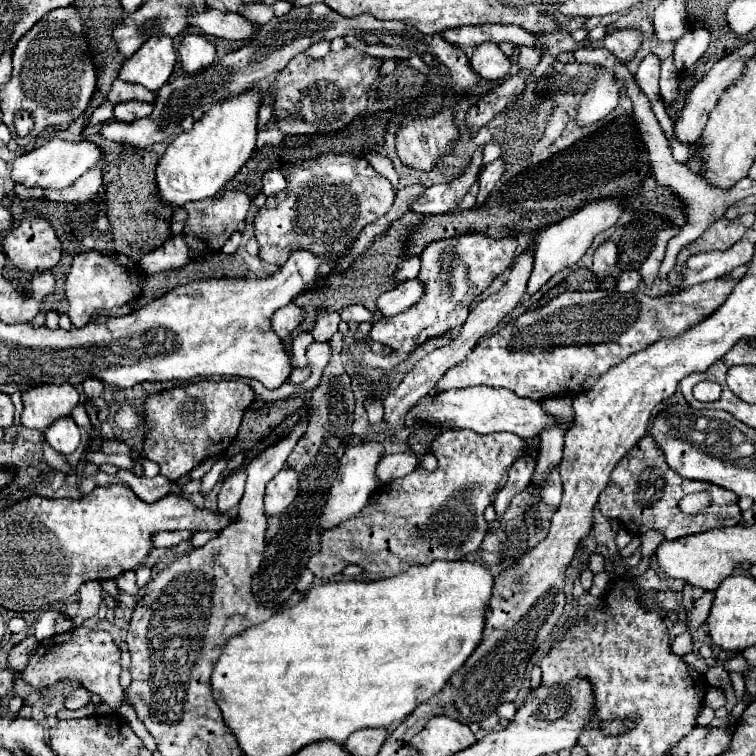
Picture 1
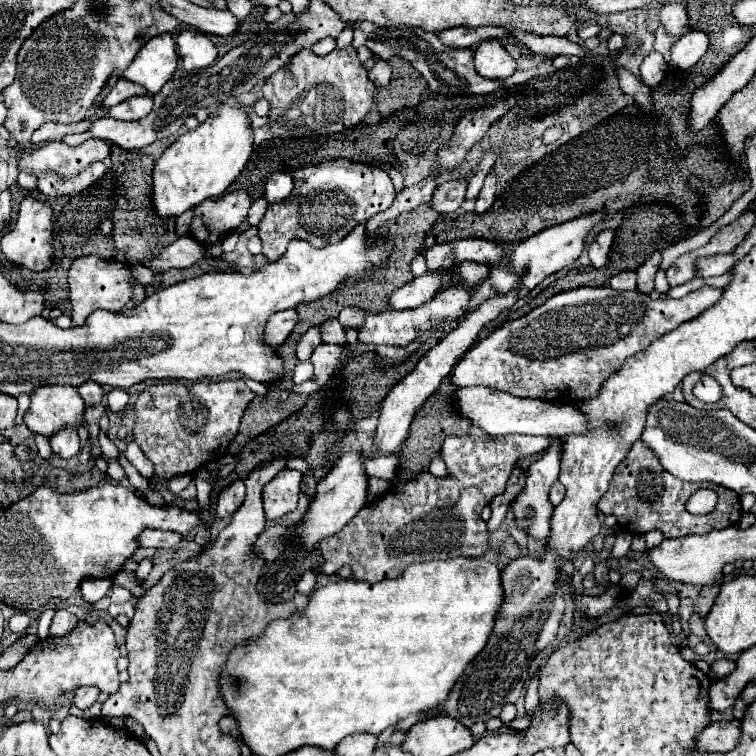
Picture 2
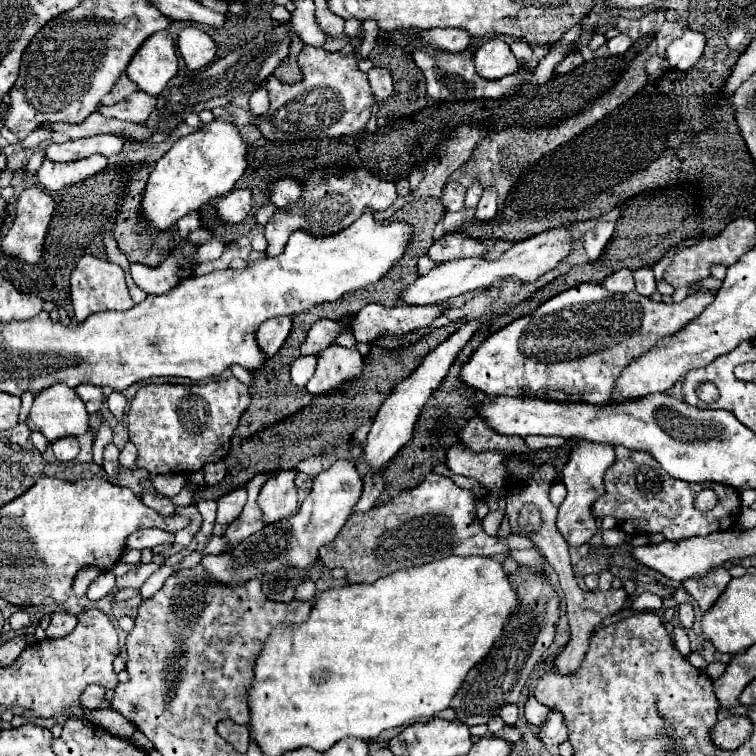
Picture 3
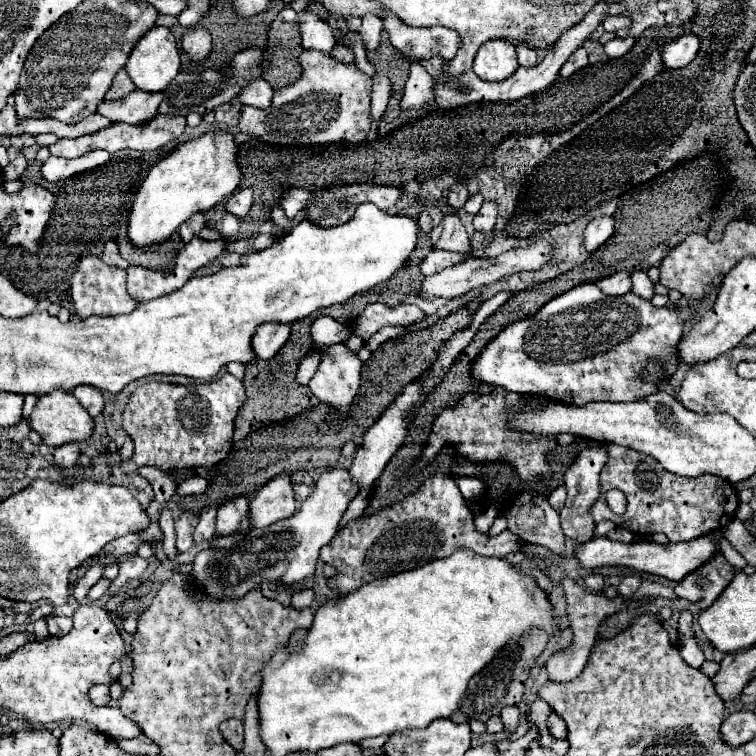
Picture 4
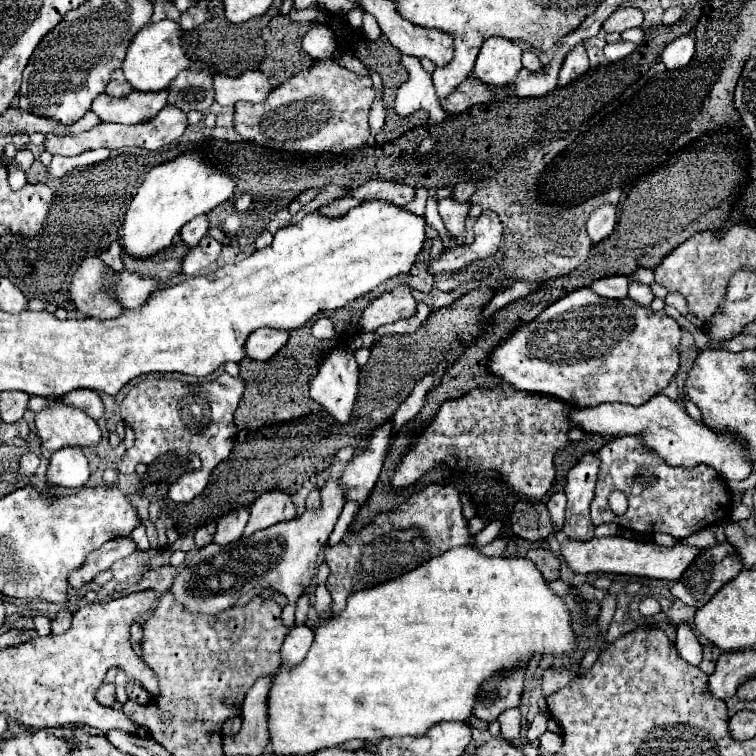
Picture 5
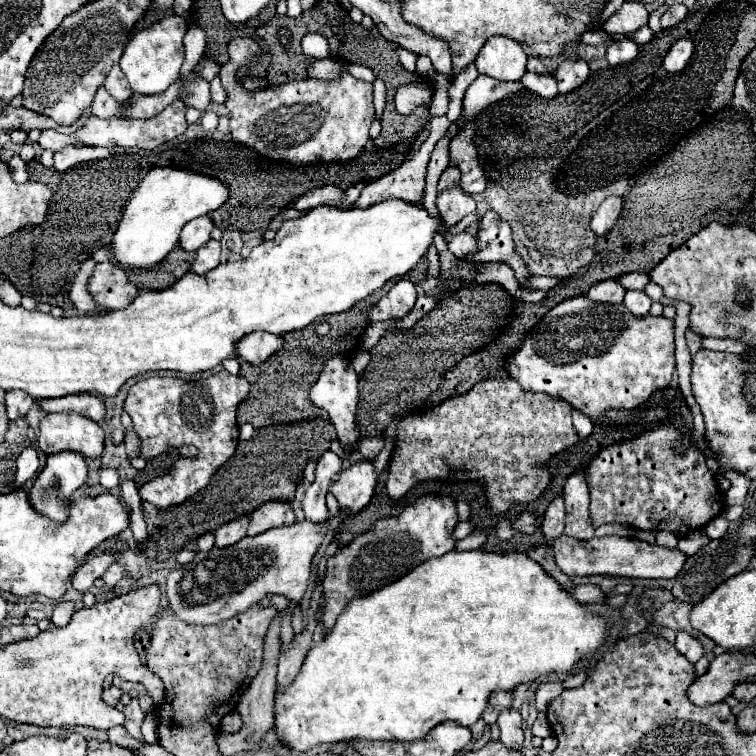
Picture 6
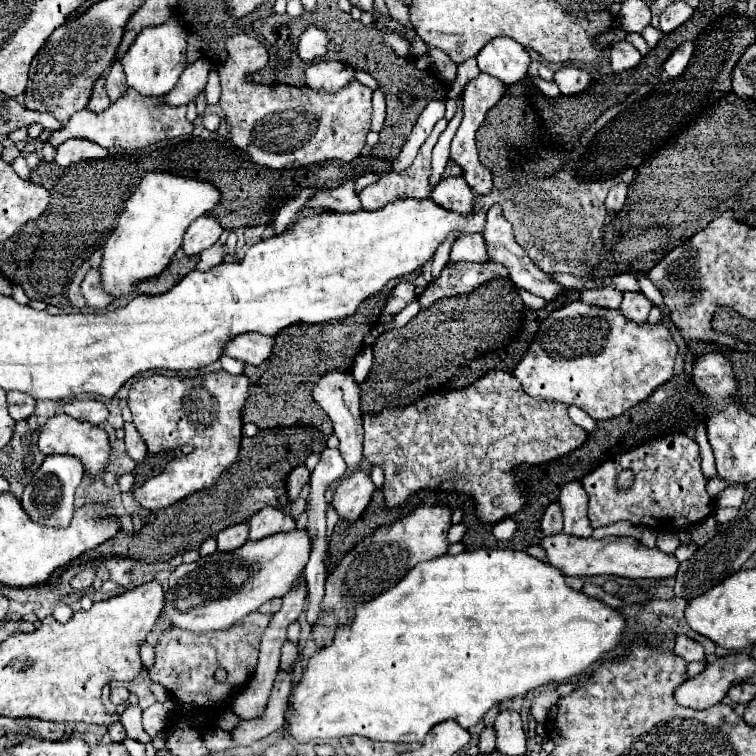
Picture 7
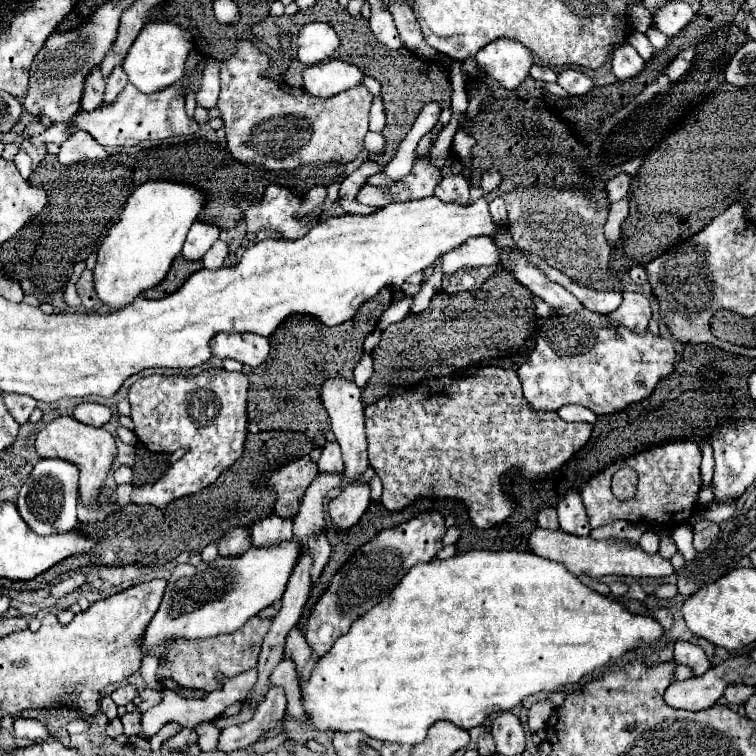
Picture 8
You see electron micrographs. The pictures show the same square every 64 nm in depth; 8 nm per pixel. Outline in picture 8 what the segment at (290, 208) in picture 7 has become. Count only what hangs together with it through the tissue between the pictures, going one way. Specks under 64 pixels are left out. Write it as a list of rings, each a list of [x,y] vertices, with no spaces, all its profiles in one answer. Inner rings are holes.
[[[314,186],[314,188],[310,188],[310,190],[302,196],[302,206],[300,210],[298,210],[298,216],[301,218],[310,212],[312,208],[324,204],[326,196],[328,196],[328,186]]]

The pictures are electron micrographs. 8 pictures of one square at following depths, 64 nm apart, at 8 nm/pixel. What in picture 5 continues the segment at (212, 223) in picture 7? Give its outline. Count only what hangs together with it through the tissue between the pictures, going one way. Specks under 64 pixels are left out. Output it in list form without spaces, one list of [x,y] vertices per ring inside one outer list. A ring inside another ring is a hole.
[[[196,216],[194,220],[190,220],[188,224],[184,224],[184,228],[180,230],[180,238],[184,240],[184,244],[188,248],[194,248],[208,232],[210,224],[208,224],[208,218],[206,216]]]

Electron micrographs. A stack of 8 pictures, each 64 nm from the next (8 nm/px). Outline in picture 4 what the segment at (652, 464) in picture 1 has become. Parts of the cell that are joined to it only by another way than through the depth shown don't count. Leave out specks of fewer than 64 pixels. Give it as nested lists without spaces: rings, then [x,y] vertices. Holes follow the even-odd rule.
[[[606,444],[606,452],[608,462],[600,472],[600,498],[592,506],[592,518],[596,524],[602,520],[612,520],[616,526],[630,532],[662,532],[670,538],[670,542],[684,542],[700,538],[718,528],[722,530],[734,518],[738,494],[726,480],[720,480],[718,476],[698,476],[696,480],[672,476],[672,472],[664,472],[664,468],[660,468],[652,456],[632,448],[622,448],[620,444]],[[612,488],[622,490],[628,498],[628,510],[624,516],[616,516],[612,510],[608,510],[604,494]]]

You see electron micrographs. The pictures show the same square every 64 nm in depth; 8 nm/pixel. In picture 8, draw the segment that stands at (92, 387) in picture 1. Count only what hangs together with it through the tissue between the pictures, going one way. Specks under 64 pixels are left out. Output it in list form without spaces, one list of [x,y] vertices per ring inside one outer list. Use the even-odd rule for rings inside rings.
[[[82,402],[74,408],[74,418],[88,426],[104,426],[106,422],[110,422],[110,416],[110,408],[96,402]]]

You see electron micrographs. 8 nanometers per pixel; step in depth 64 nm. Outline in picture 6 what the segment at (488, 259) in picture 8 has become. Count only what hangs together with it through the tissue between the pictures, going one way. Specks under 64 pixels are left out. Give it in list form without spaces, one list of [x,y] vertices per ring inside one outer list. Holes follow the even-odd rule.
[[[462,232],[462,234],[456,234],[450,240],[448,248],[456,258],[466,258],[466,256],[470,256],[478,250],[478,240],[476,240],[476,236],[472,236],[468,232]]]

